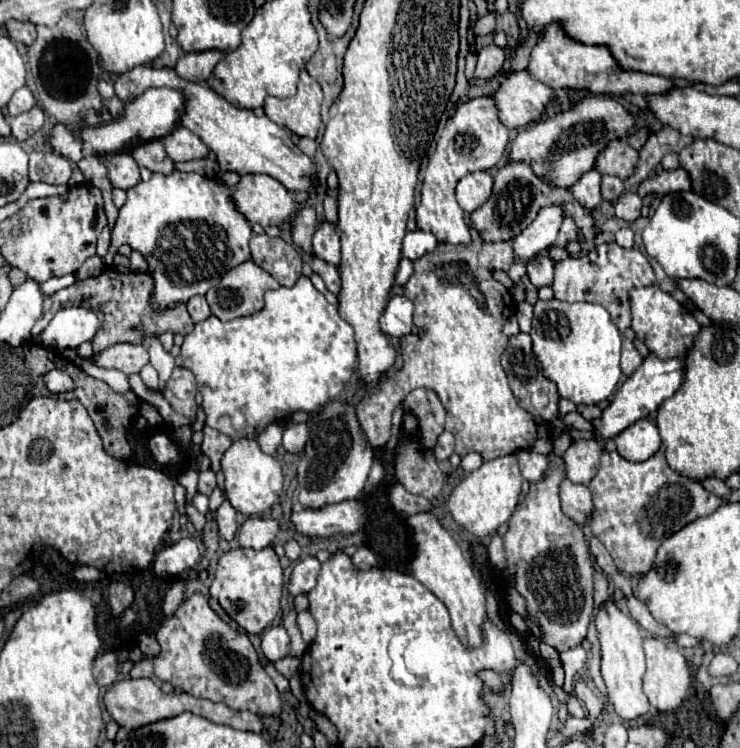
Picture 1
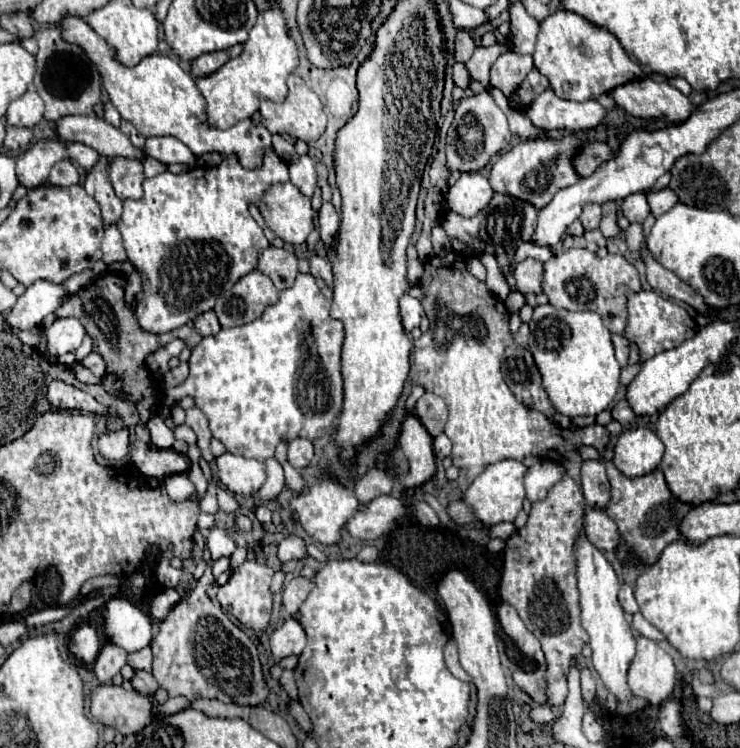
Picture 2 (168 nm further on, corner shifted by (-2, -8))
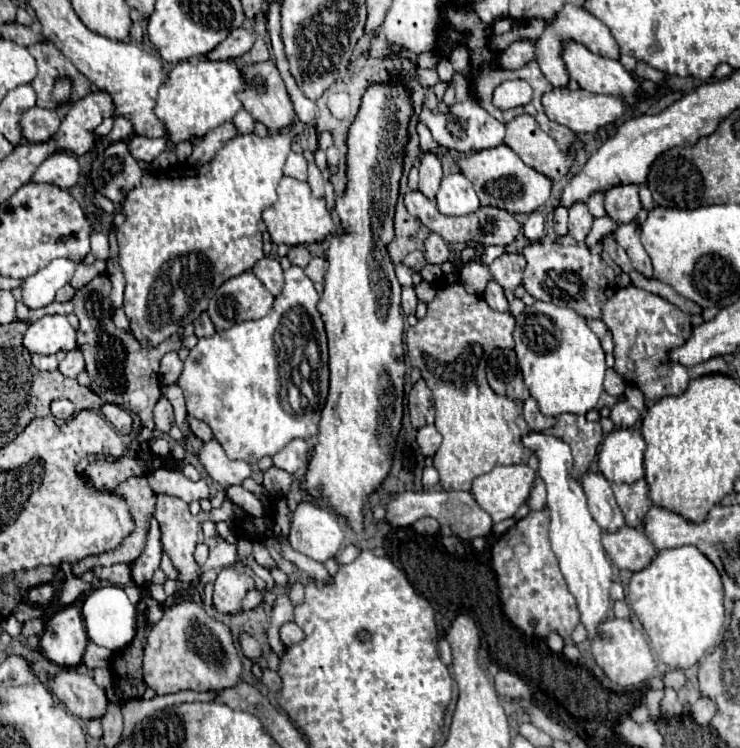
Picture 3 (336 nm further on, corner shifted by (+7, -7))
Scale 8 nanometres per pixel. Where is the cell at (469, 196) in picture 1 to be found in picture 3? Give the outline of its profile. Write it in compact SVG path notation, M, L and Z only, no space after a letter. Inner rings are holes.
M460 172L442 178L436 192L436 204L438 210L446 216L466 216L476 212L480 206L472 184Z

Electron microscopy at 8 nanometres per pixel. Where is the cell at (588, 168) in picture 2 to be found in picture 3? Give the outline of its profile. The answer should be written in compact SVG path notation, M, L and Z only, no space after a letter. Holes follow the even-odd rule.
M528 114L516 116L516 120L506 124L504 144L510 146L522 158L524 164L554 182L566 176L574 160L574 156L570 152L564 154Z

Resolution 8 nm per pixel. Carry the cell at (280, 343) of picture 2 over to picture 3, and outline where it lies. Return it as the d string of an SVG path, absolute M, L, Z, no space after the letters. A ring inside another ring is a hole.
M290 266L284 270L286 292L282 292L270 310L260 320L248 320L228 330L216 332L212 338L200 338L184 360L184 372L178 380L184 390L188 416L206 422L214 438L224 446L226 454L234 460L254 462L264 456L274 456L288 442L296 438L312 438L318 432L320 412L328 396L328 344L322 318L316 318L316 302L320 300L314 284L306 278L304 270ZM292 382L298 390L298 402L290 402L286 384Z

